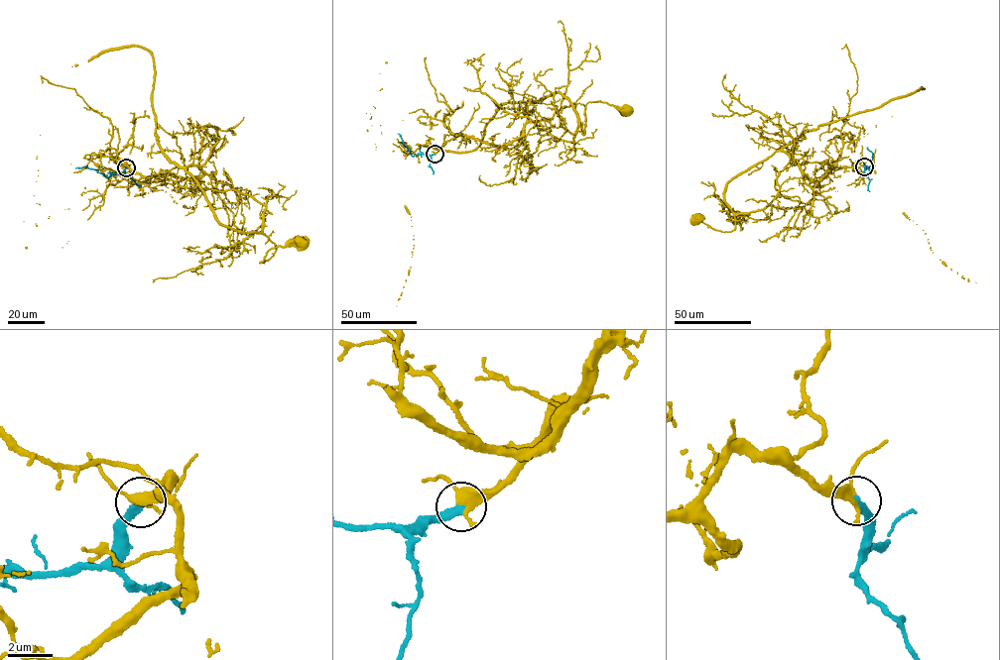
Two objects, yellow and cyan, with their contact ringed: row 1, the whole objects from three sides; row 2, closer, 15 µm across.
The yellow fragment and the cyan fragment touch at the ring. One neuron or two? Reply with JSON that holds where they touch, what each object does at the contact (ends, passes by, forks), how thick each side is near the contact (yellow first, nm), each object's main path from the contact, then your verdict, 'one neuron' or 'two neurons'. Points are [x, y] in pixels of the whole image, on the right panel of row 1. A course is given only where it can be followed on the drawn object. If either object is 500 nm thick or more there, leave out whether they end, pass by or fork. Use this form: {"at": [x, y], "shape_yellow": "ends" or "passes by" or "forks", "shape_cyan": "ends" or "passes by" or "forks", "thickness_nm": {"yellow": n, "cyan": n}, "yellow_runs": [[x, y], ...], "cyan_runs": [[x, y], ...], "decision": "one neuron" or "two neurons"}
{"at": [864, 166], "shape_yellow": "forks", "shape_cyan": "ends", "thickness_nm": {"yellow": 320, "cyan": 360}, "yellow_runs": [[863, 166], [831, 165], [814, 181], [776, 152], [727, 183], [734, 228], [694, 218]], "cyan_runs": [[863, 166], [864, 169], [872, 168], [872, 153], [867, 147]], "decision": "one neuron"}

